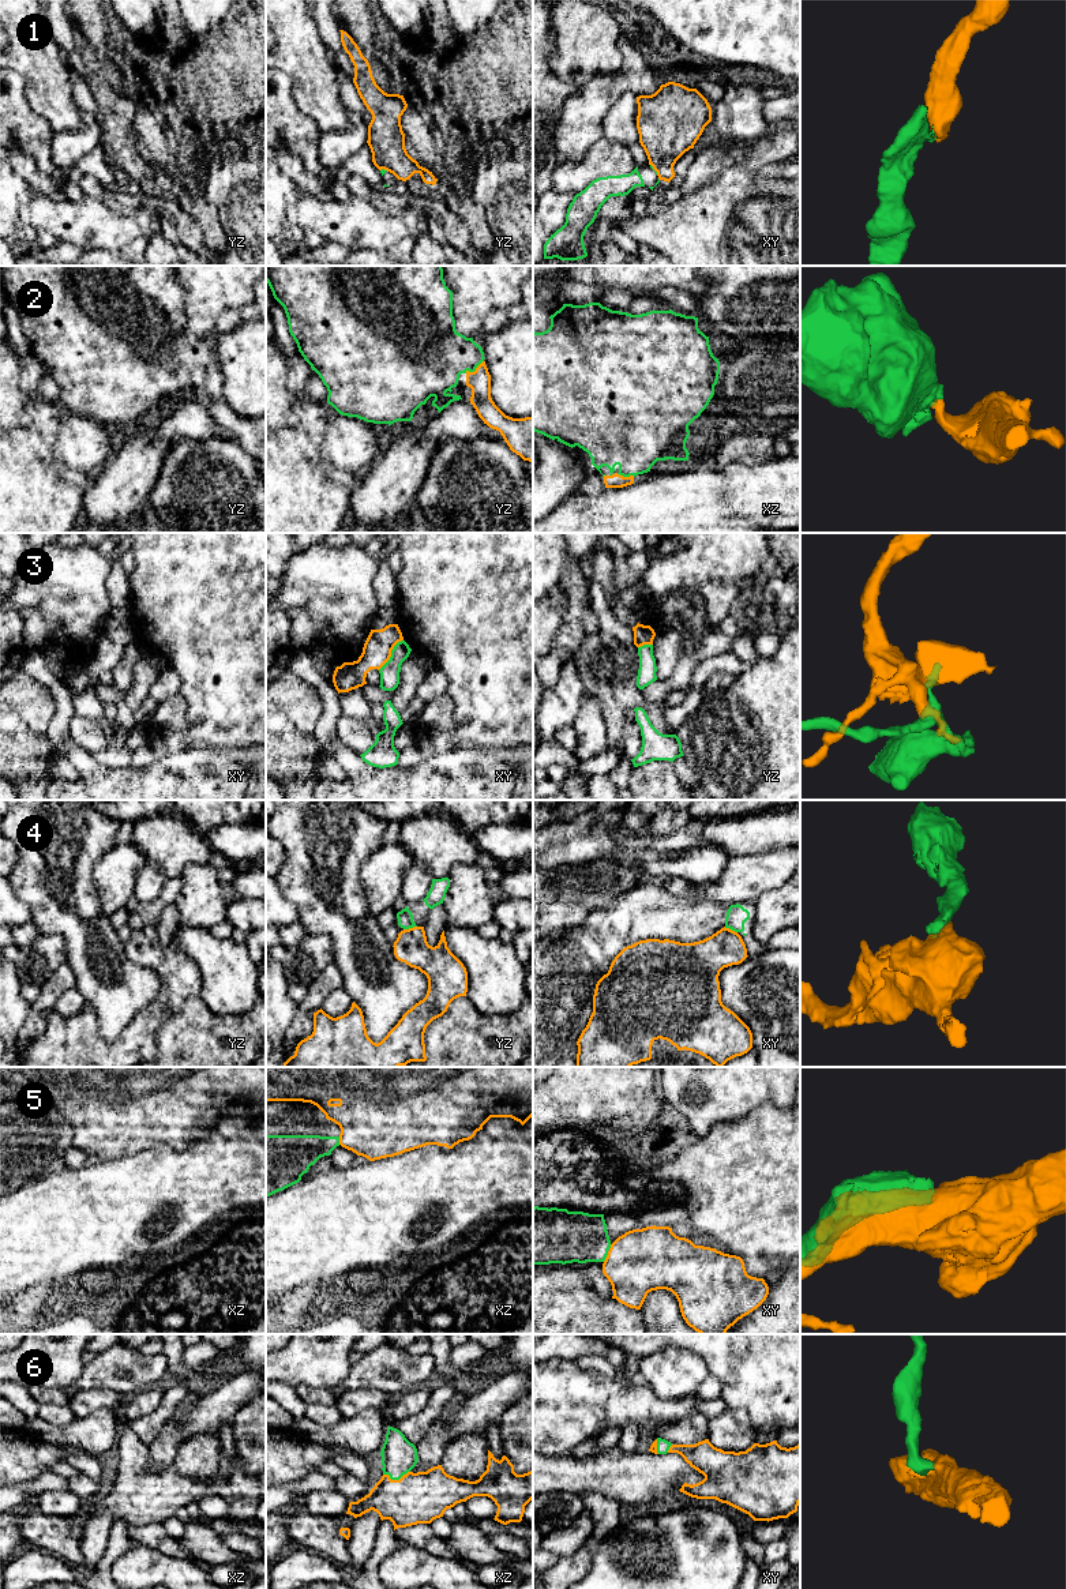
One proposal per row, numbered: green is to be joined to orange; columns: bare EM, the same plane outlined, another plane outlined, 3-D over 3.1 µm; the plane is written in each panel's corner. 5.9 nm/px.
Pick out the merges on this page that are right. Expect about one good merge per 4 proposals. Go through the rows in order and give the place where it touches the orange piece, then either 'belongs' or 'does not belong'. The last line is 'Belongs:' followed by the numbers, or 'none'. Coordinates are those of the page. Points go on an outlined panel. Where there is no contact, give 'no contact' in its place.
1: meets orange in xy at (653, 168); does not belong
2: meets orange in yz at (476, 369); belongs
3: meets orange in xy at (390, 654); does not belong
4: meets orange in yz at (409, 928); does not belong
5: meets orange in xy at (607, 1257); does not belong
6: meets orange in xz at (396, 1480); belongs
Belongs: 2, 6

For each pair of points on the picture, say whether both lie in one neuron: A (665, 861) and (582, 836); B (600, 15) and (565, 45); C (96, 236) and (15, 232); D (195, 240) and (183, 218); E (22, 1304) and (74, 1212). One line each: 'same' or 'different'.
A: same
B: same
C: different
D: same
E: different

